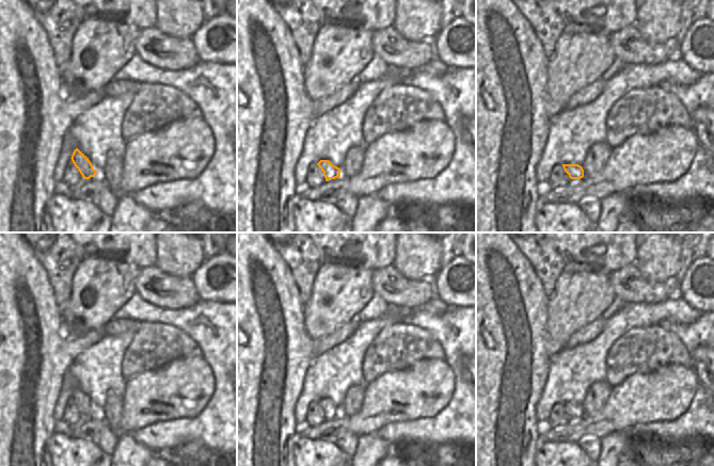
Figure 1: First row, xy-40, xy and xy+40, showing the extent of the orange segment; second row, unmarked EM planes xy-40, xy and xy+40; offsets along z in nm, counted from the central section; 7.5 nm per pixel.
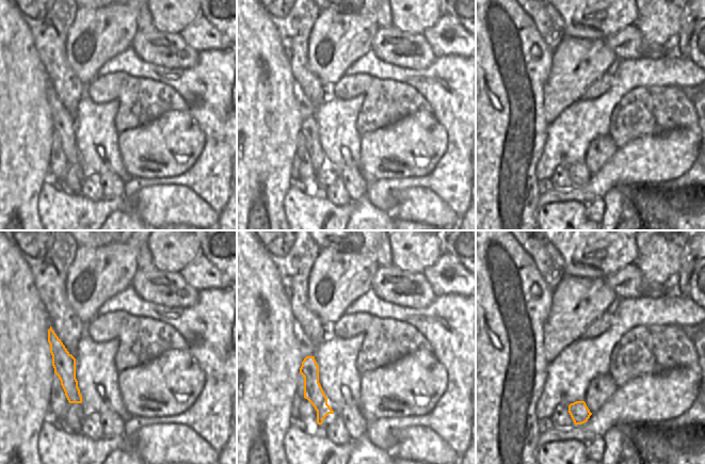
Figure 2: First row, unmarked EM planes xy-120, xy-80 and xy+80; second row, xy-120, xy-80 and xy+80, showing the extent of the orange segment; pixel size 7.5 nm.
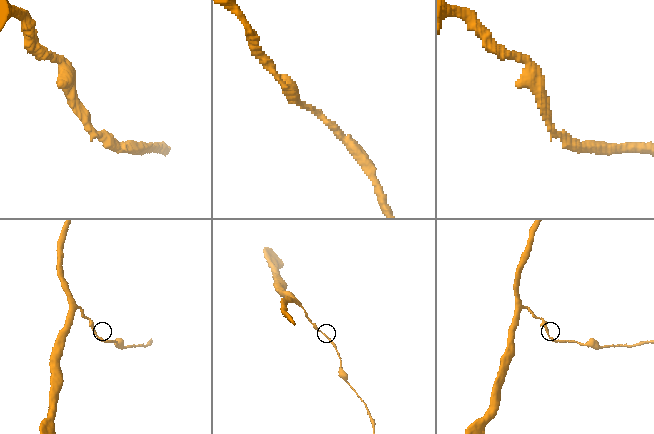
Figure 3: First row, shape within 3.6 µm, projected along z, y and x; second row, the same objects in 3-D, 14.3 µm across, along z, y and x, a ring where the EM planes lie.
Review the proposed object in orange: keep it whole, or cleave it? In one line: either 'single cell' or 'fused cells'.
single cell

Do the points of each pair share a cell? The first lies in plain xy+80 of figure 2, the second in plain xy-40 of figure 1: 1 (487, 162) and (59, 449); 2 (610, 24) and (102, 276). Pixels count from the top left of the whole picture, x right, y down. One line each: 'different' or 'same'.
1: different
2: different

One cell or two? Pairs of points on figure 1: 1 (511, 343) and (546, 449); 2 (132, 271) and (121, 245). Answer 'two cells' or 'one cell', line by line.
1: two cells
2: two cells

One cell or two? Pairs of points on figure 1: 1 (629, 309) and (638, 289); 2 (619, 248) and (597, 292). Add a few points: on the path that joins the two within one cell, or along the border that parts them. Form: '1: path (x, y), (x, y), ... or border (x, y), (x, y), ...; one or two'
1: border (624, 302), (657, 303); two
2: border (582, 270), (606, 273), (608, 275); two

